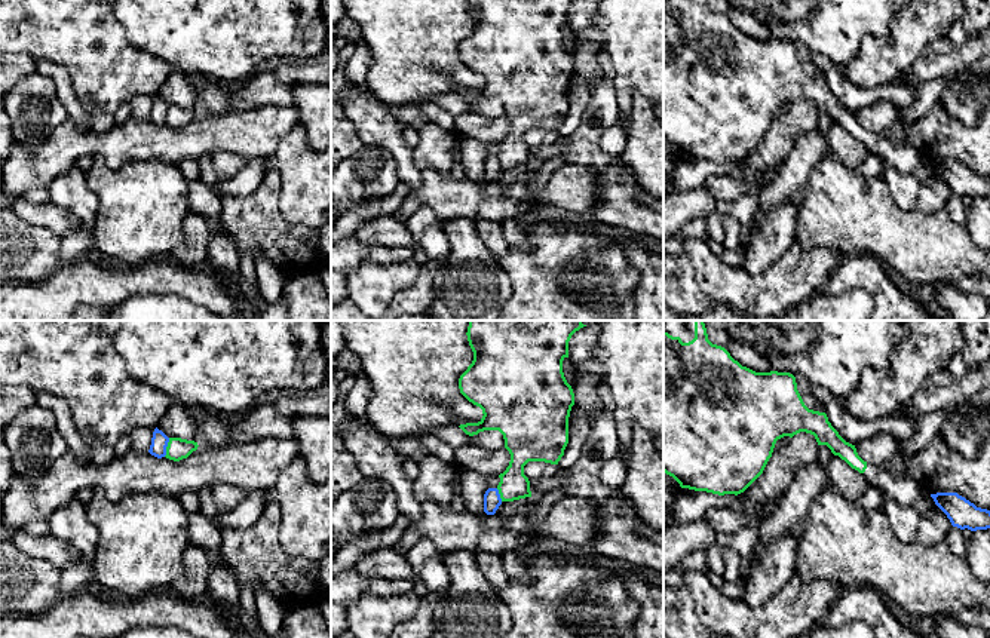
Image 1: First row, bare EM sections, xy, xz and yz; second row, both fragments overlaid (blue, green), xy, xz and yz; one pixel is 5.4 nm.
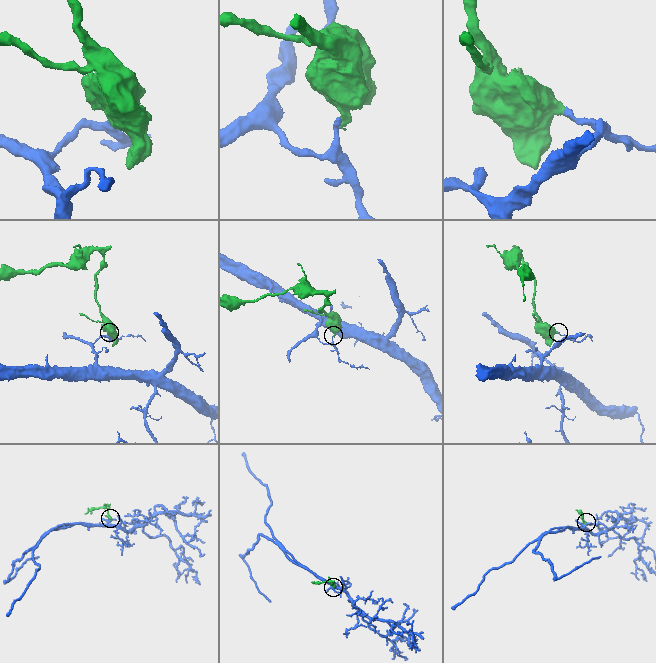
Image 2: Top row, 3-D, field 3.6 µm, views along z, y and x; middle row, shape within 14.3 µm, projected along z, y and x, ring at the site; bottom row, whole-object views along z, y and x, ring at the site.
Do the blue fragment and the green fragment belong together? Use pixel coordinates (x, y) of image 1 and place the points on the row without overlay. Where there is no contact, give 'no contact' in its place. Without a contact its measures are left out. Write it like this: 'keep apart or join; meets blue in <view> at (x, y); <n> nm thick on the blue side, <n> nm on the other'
keep apart; meets blue in xy at (165, 114); 90 nm thick on the blue side, 120 nm on the other

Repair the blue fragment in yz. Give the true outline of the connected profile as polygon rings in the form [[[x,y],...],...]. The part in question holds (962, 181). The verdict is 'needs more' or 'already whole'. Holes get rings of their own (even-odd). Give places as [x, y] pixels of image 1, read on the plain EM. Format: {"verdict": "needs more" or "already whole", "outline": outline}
{"verdict": "already whole", "outline": [[[937,160],[931,162],[931,165],[947,182],[953,194],[971,199],[990,196],[990,178],[977,175],[957,160]]]}

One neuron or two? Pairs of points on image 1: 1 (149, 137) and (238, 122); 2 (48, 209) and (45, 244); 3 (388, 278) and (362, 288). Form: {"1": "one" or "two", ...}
{"1": "one", "2": "two", "3": "one"}

